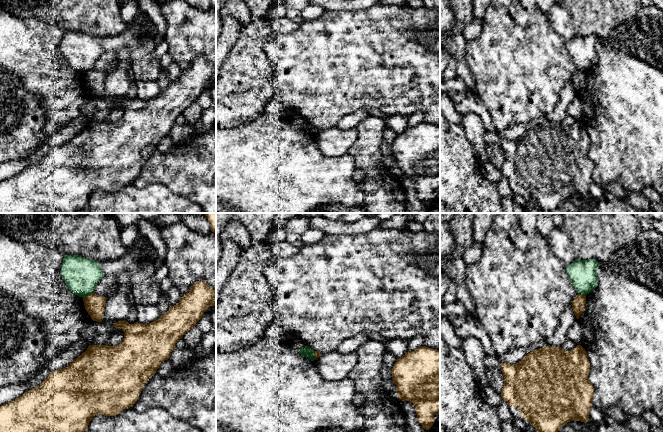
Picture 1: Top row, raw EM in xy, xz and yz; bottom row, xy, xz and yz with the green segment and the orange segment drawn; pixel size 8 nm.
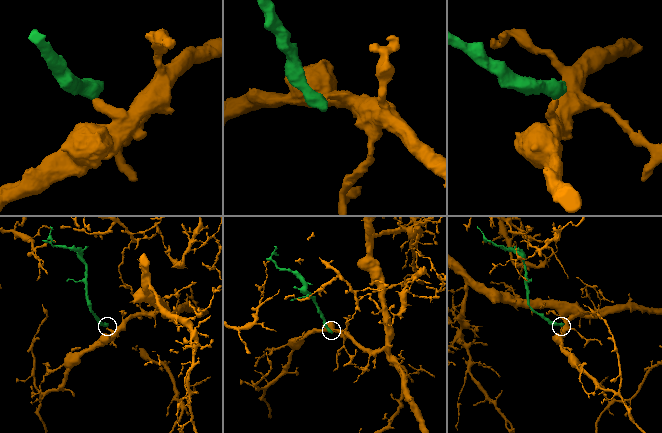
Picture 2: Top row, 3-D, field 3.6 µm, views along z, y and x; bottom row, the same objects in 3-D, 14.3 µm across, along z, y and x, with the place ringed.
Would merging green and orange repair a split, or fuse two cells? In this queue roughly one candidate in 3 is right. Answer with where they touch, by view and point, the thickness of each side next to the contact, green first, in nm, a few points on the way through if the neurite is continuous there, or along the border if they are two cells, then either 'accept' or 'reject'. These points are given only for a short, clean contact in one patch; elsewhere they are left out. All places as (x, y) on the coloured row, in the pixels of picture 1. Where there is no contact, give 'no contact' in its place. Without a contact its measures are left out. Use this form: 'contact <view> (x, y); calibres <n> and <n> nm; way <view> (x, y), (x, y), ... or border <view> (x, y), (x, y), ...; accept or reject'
contact xy (87, 295); calibres 280 and 160 nm; border xy (92, 292), (83, 298); reject

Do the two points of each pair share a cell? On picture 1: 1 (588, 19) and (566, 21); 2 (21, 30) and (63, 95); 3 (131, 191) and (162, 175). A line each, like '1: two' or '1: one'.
1: two
2: one
3: two

